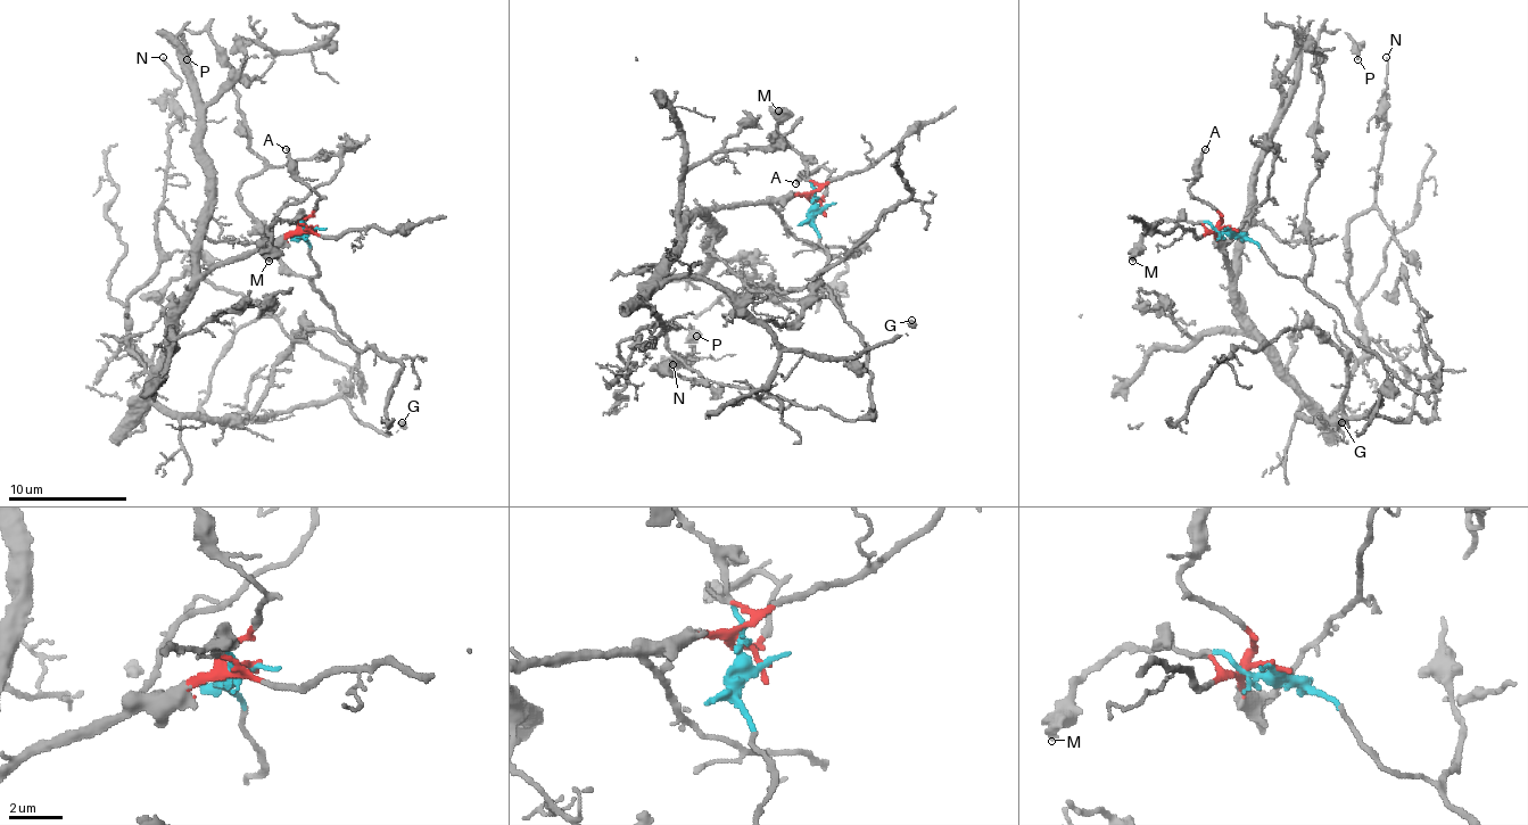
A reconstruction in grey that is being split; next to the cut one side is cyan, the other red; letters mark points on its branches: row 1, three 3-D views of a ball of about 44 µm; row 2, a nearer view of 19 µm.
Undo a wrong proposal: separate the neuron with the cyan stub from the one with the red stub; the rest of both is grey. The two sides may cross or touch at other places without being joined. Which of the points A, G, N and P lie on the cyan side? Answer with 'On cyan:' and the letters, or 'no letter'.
On cyan: P

